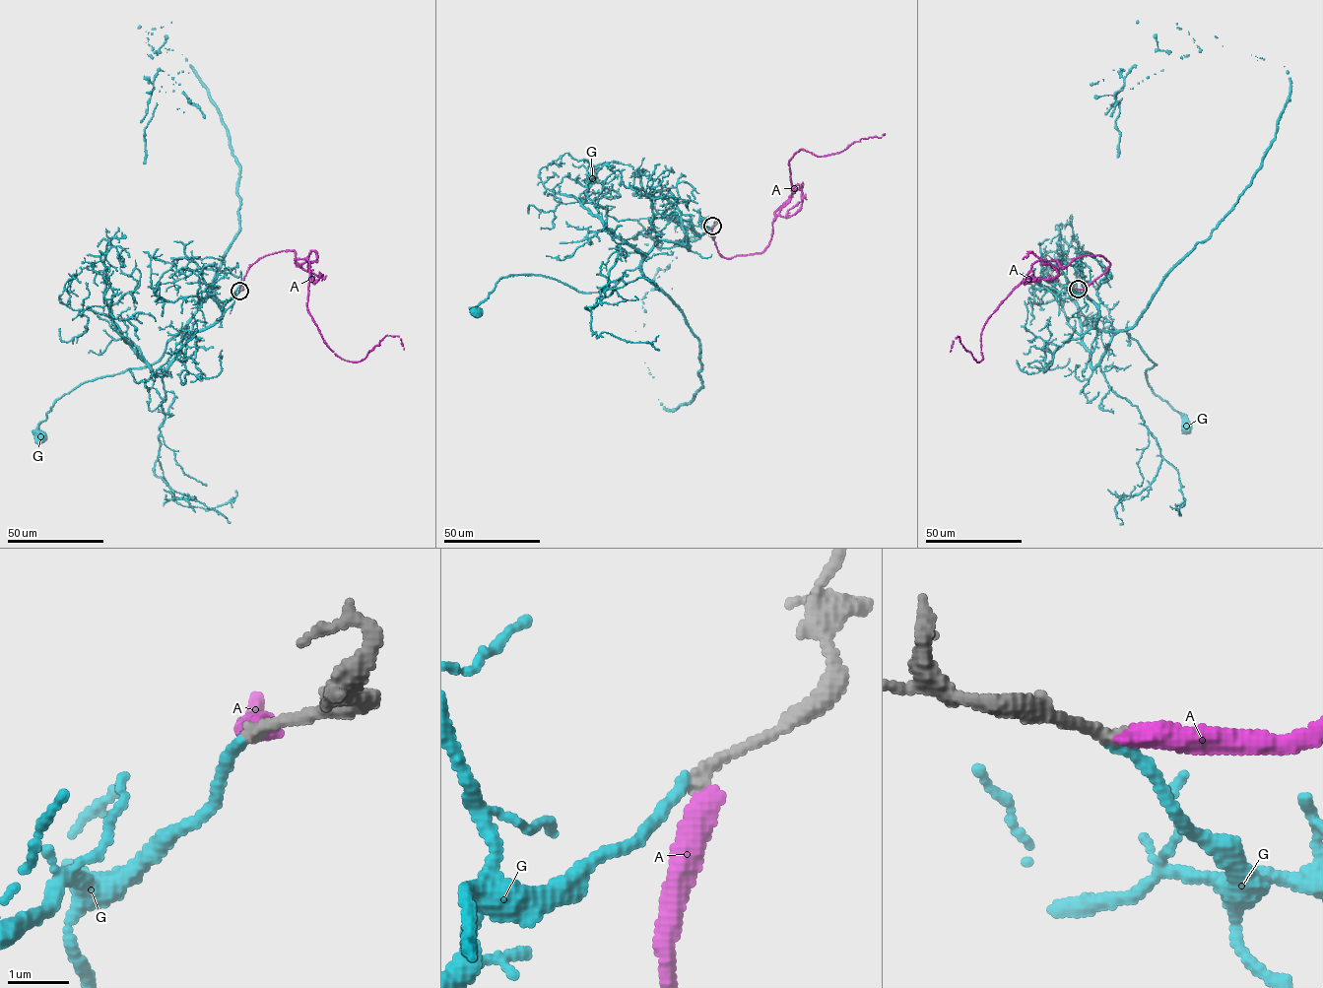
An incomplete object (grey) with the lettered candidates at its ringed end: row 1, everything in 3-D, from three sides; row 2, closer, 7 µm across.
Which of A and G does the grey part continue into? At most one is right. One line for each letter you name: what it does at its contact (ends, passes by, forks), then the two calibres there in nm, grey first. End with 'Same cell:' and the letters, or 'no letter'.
G: it ends | 180/180 nm
Same cell: G

